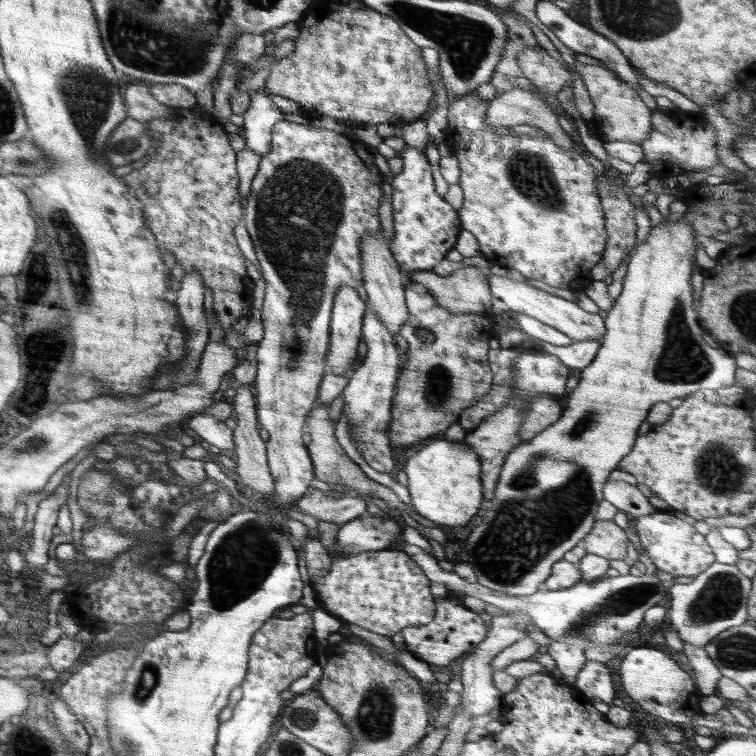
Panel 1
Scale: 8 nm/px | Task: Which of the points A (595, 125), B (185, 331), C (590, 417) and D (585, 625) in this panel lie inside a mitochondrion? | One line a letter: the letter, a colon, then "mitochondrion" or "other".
A: other
B: other
C: mitochondrion
D: mitochondrion

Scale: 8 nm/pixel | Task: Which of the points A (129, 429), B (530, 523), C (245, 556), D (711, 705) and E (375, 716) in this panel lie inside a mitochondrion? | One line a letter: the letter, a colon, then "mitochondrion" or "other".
A: other
B: mitochondrion
C: mitochondrion
D: other
E: mitochondrion

